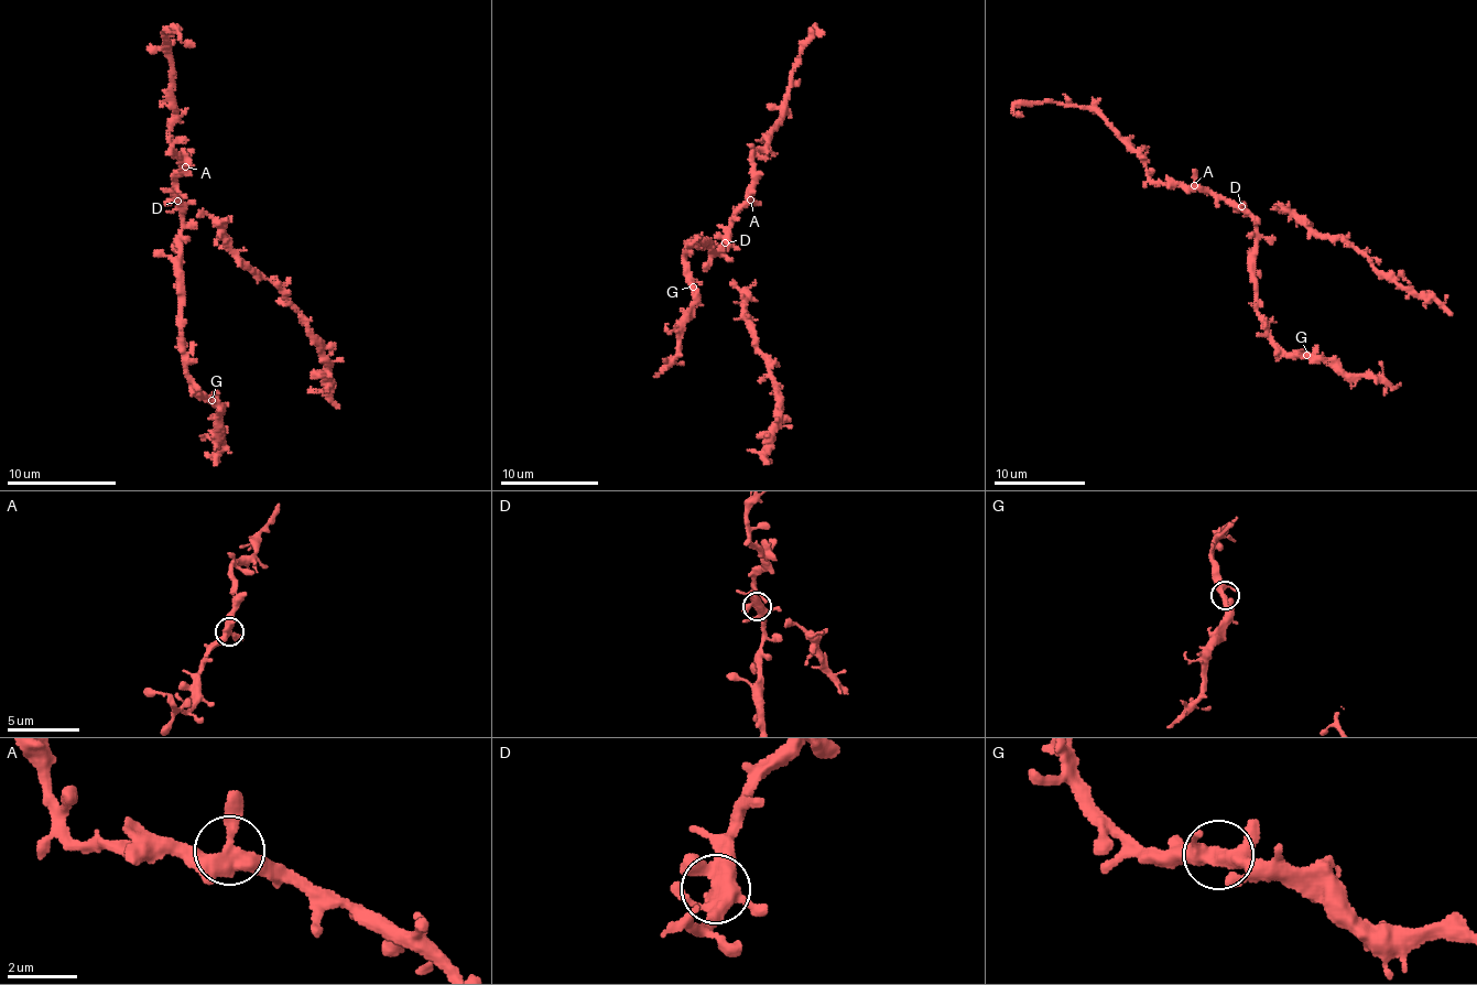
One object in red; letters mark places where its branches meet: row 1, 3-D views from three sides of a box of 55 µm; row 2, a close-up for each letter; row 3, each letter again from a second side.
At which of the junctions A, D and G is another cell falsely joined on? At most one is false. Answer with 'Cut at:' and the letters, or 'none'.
Cut at: none

